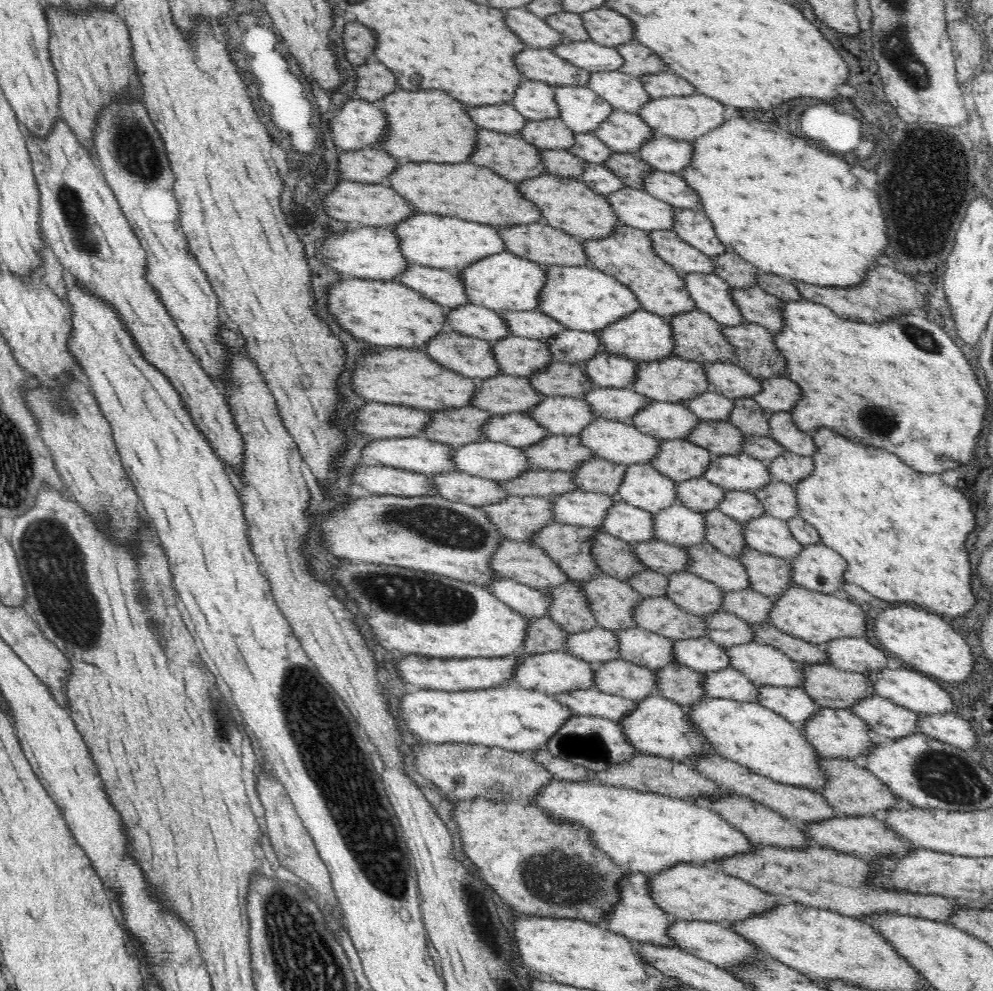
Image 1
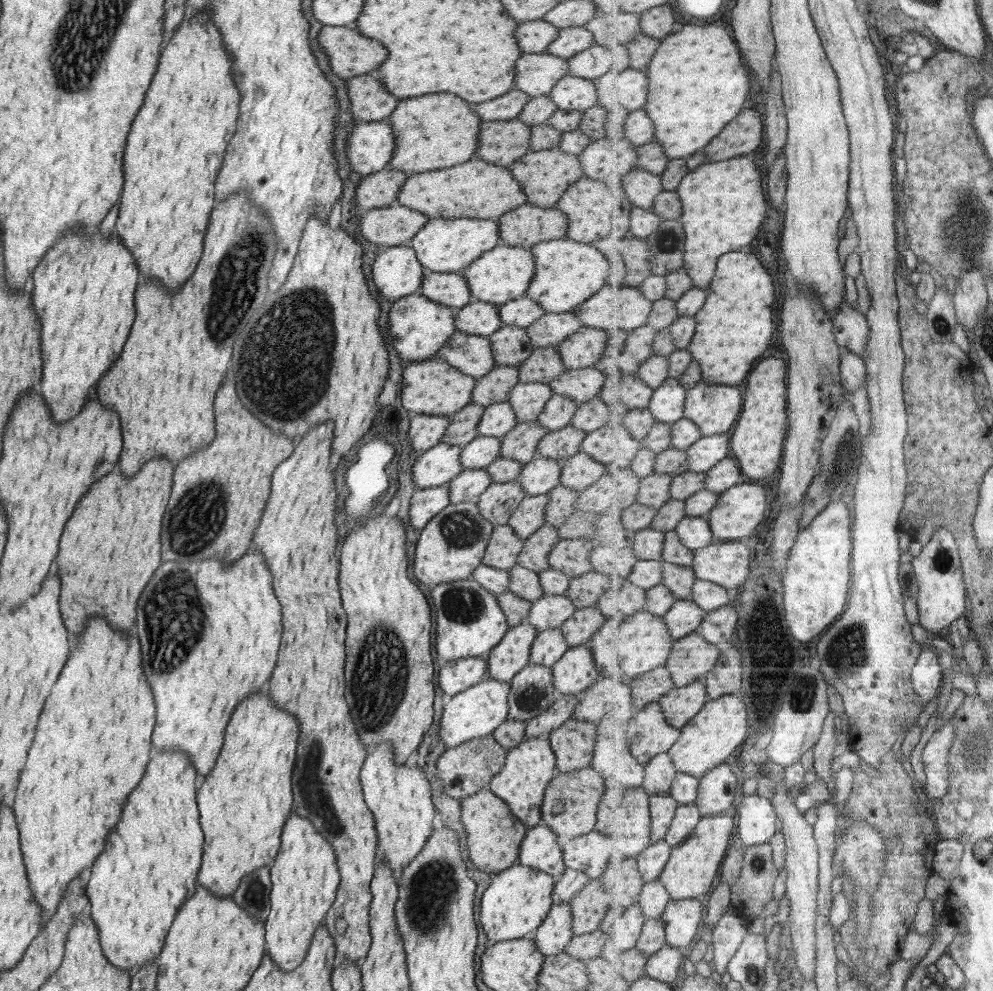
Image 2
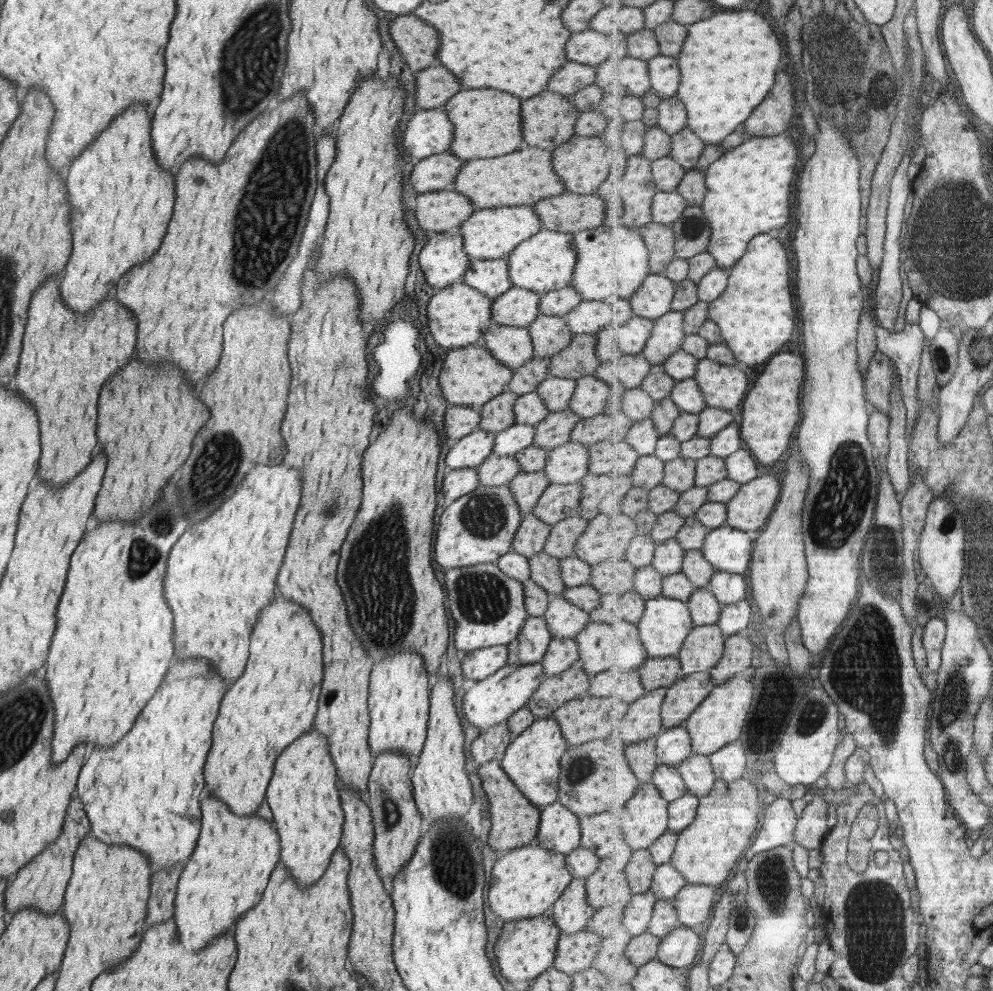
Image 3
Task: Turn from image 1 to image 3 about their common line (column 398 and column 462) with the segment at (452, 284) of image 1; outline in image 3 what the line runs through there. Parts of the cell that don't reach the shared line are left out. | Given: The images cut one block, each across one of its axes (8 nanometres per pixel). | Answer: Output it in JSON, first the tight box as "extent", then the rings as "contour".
{"extent":[460,257,512,300],"contour":[[[505,257],[495,260],[473,259],[463,273],[460,282],[478,290],[491,300],[512,287],[507,274]]]}

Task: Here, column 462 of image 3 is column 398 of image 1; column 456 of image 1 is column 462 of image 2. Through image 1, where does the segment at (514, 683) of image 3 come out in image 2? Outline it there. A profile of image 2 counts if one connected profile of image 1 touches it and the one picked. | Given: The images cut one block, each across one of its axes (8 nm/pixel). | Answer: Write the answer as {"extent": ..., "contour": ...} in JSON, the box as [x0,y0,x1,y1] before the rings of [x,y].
{"extent":[438,676,508,748],"contour":[[[486,676],[473,686],[446,699],[438,722],[438,737],[444,746],[450,748],[471,739],[491,735],[502,722],[506,721],[508,690],[508,682],[501,682]]]}

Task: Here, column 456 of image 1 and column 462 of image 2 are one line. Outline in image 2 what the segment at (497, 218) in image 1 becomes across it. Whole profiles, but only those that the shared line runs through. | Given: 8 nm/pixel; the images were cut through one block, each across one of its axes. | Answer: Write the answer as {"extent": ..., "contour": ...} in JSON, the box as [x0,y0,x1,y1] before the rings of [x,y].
{"extent":[394,158,527,220],"contour":[[[476,158],[442,170],[409,174],[399,187],[394,203],[417,210],[428,219],[477,218],[479,220],[497,220],[507,211],[527,204],[525,195],[522,193],[519,183],[511,176],[509,168],[497,167],[490,162]]]}

